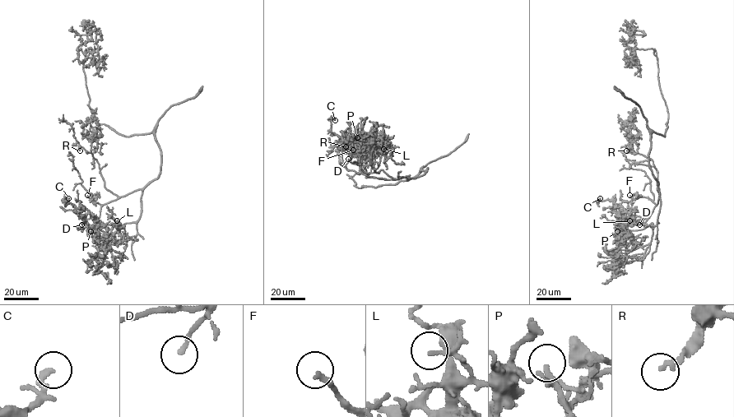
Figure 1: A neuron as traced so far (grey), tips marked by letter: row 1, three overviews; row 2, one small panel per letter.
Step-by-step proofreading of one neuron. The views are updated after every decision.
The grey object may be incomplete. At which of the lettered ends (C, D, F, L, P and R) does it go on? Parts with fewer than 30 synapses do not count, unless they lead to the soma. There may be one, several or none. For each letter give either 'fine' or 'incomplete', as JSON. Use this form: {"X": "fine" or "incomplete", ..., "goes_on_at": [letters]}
{"C": "fine", "D": "incomplete", "F": "incomplete", "L": "fine", "P": "incomplete", "R": "fine", "goes_on_at": ["D", "F", "P"]}

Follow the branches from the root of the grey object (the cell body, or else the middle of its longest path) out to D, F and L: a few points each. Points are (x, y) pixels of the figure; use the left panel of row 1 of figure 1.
D: (132, 136), (155, 134), (161, 155), (159, 176), (142, 188), (104, 204), (98, 218), (86, 219), (81, 224)
F: (132, 136), (152, 132), (155, 134), (161, 155), (159, 176), (142, 188), (104, 204), (87, 195)
L: (132, 136), (153, 132), (160, 152), (161, 170), (142, 188), (101, 206), (100, 223), (115, 225), (117, 220)

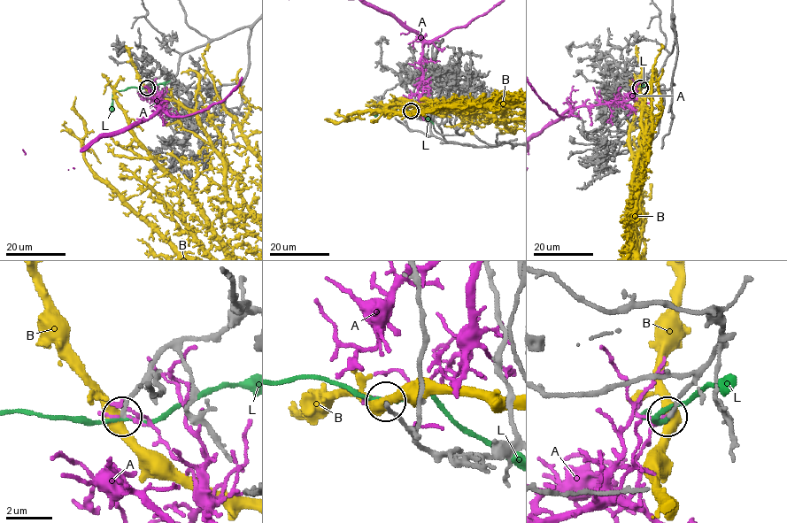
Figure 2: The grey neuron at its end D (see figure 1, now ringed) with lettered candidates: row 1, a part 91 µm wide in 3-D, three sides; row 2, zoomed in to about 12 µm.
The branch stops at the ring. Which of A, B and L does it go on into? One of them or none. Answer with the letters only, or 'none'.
none

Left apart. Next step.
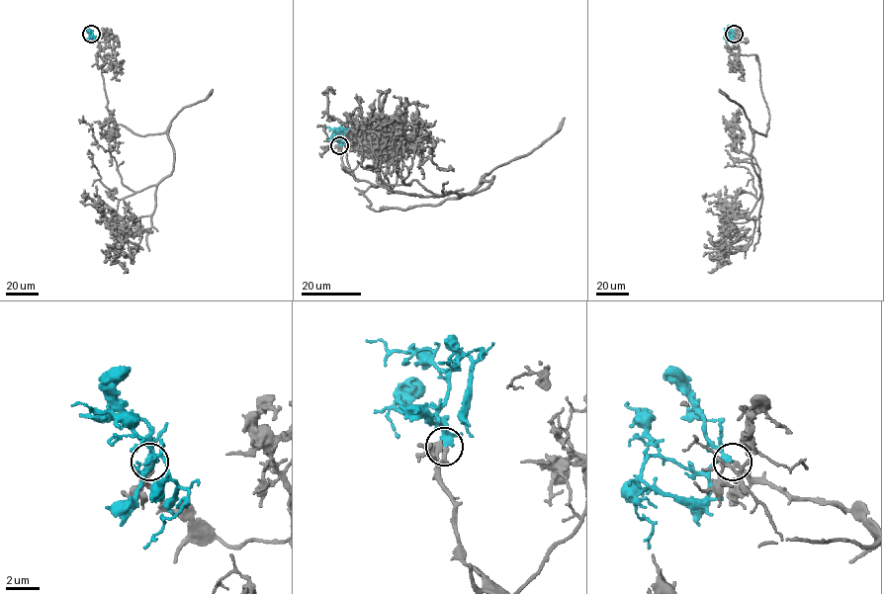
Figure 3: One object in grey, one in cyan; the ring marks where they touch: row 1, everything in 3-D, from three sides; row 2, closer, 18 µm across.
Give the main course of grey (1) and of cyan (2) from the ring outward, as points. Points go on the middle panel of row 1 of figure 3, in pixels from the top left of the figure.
1: (340, 145), (352, 171), (350, 134), (385, 152), (374, 211), (493, 181), (405, 184), (364, 119)
2: (340, 145), (340, 131), (346, 129), (339, 130)

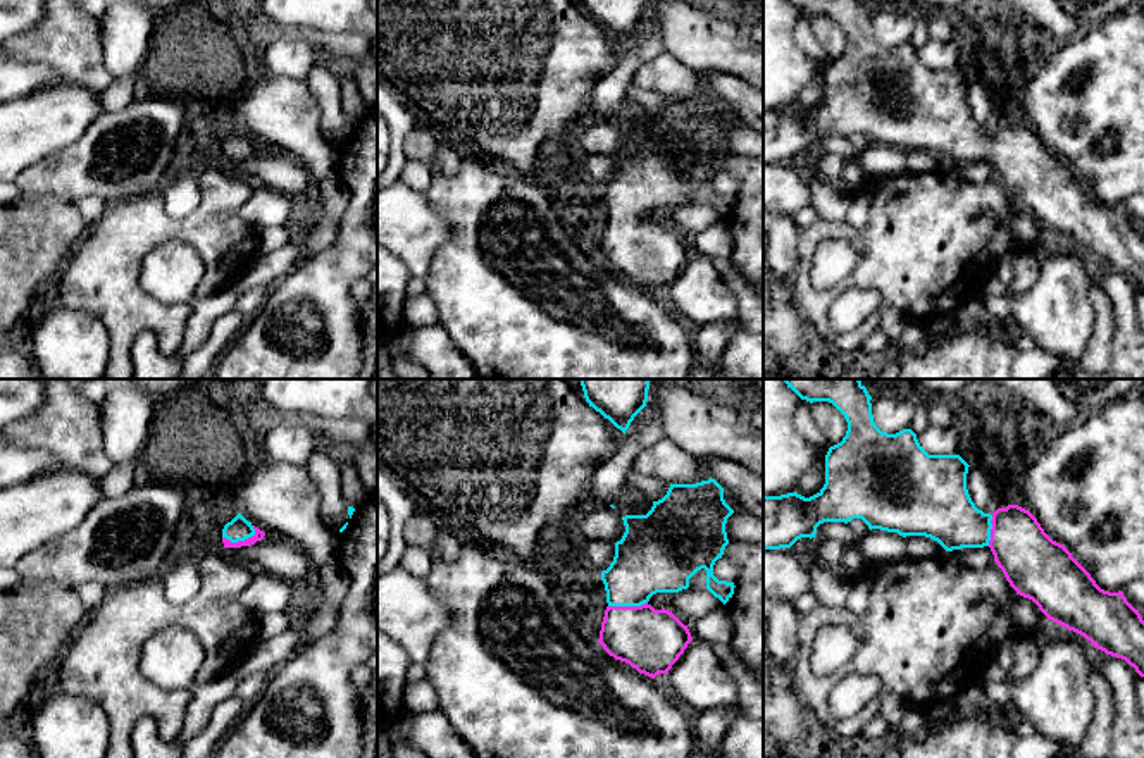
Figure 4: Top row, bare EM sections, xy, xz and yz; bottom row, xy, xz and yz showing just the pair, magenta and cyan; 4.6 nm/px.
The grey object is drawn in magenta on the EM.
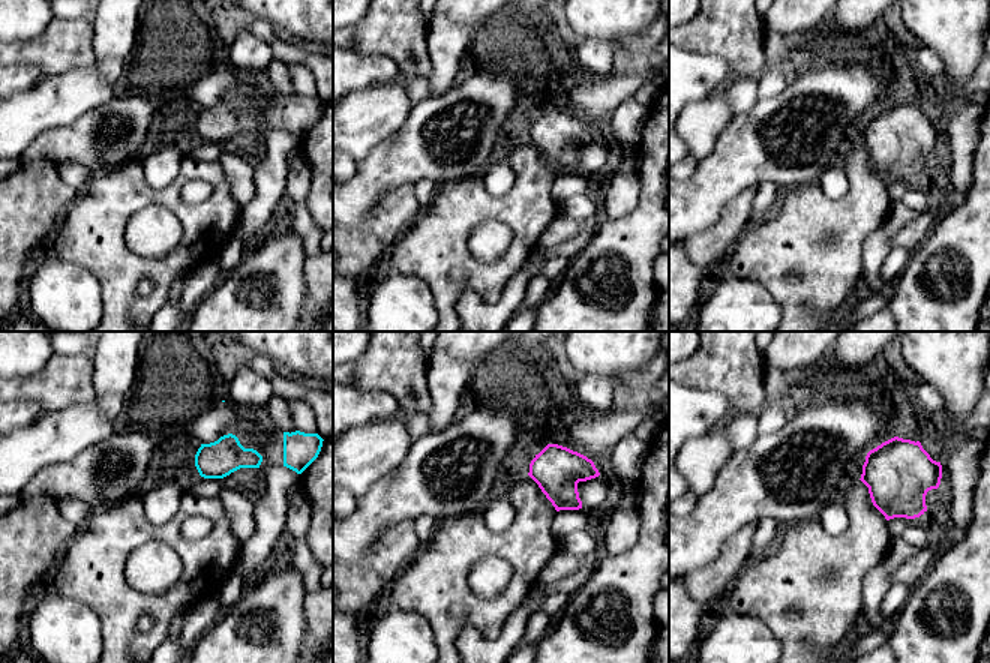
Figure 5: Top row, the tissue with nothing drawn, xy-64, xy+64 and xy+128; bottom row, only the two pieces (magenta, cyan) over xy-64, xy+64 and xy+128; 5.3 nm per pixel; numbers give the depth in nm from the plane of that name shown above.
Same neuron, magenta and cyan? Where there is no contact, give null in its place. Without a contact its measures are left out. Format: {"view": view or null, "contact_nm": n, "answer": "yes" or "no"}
{"view": "xy", "contact_nm": 170, "answer": "yes"}

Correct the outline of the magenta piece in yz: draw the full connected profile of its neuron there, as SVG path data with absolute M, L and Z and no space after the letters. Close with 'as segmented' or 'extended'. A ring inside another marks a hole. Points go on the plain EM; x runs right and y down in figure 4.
M787 0L801 14L829 16L846 33L841 57L825 69L825 98L805 112L787 107L763 110L763 165L791 162L801 152L815 152L824 136L861 133L868 143L925 150L946 165L989 160L1017 208L1032 214L1053 236L1084 250L1094 262L1125 274L1144 291L1144 234L1122 205L1101 203L1091 188L1060 157L1053 155L1037 133L1018 119L984 127L967 103L968 78L960 69L929 69L911 43L882 47L872 29L872 10L865 0Z; extended

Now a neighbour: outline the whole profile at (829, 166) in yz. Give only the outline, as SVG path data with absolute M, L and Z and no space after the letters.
M822 150L811 152L813 171L820 172L824 179L846 193L848 184L842 181L841 172L844 165L844 158L836 153L825 153Z

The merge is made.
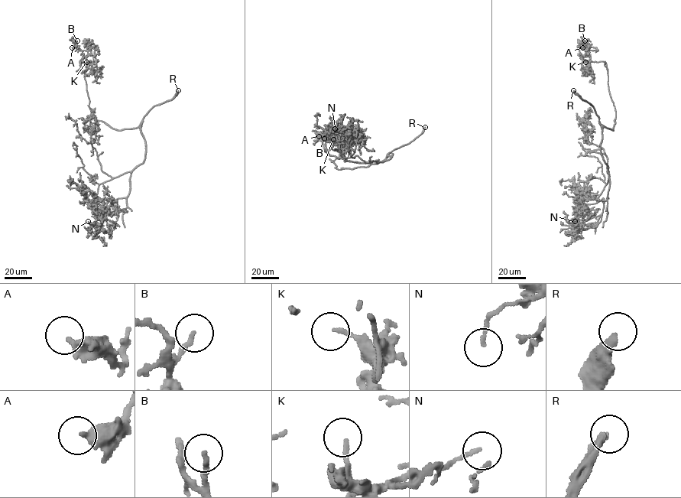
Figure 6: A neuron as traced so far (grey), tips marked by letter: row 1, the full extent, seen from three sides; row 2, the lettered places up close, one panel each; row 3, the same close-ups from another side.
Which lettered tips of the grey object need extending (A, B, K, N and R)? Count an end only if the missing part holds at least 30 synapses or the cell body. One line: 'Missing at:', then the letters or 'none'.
Missing at: K, N, R

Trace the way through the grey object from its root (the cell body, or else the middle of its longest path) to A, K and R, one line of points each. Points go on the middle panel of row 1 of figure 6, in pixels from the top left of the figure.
A: (362, 167), (336, 169), (331, 161), (342, 157), (345, 145), (327, 135), (335, 141), (327, 151), (319, 136)
K: (362, 167), (336, 169), (331, 161), (342, 157), (345, 145), (334, 142), (333, 139)
R: (362, 167), (382, 161), (388, 153), (414, 140), (425, 127)

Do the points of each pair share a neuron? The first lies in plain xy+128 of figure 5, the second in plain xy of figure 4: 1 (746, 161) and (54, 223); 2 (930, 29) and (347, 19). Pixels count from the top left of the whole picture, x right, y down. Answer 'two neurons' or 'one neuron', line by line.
1: two neurons
2: one neuron

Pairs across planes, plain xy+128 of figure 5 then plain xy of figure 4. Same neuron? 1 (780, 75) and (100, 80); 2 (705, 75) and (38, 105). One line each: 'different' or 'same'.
1: different
2: different

